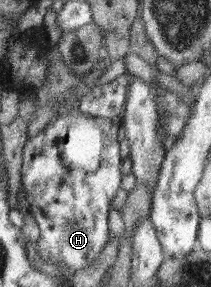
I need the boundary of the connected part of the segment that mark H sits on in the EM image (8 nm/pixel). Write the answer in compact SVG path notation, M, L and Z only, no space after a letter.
M66 115L60 119L54 118L39 134L25 143L23 149L23 164L21 168L21 181L23 182L23 191L29 203L29 212L34 216L38 227L40 227L40 239L37 241L40 255L49 263L65 263L68 267L83 269L92 260L96 259L100 251L106 245L109 239L108 213L111 208L110 201L116 195L116 191L121 187L121 179L124 174L121 172L122 158L120 157L120 142L118 142L118 129L120 125L117 120L105 117L94 117L83 115Z

